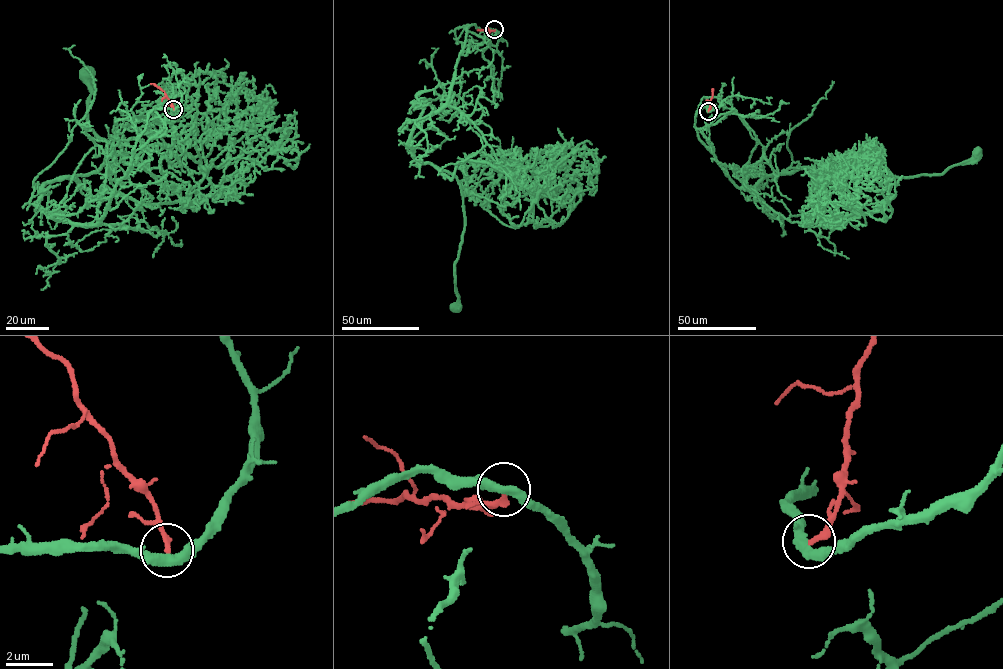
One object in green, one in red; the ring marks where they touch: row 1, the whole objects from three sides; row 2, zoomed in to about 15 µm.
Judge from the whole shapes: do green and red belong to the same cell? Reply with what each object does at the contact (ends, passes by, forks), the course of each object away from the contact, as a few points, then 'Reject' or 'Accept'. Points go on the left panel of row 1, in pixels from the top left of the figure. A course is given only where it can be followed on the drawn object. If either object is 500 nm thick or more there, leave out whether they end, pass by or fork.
At the ring green passes by. At the ring red ends. Course of green: (173, 109), (148, 115), (102, 220), (65, 221), (36, 202), (105, 160), (87, 76). Course of red: (173, 108), (164, 91), (152, 84). Reject

